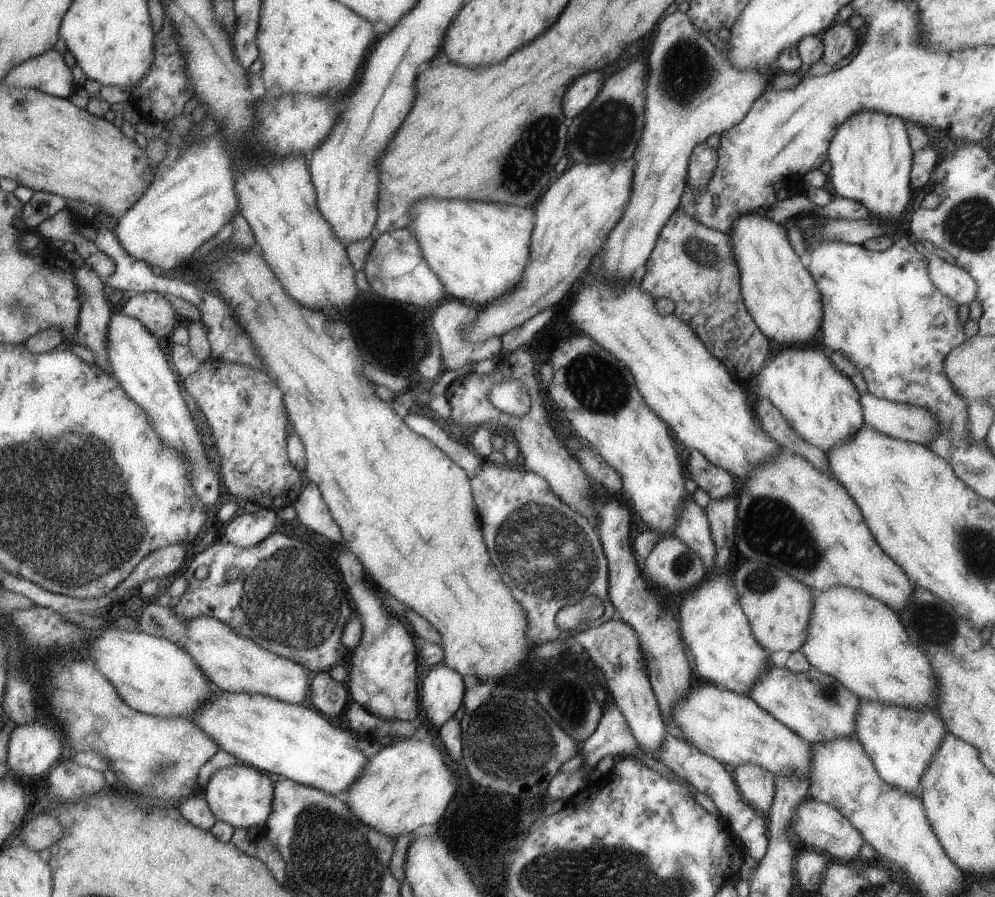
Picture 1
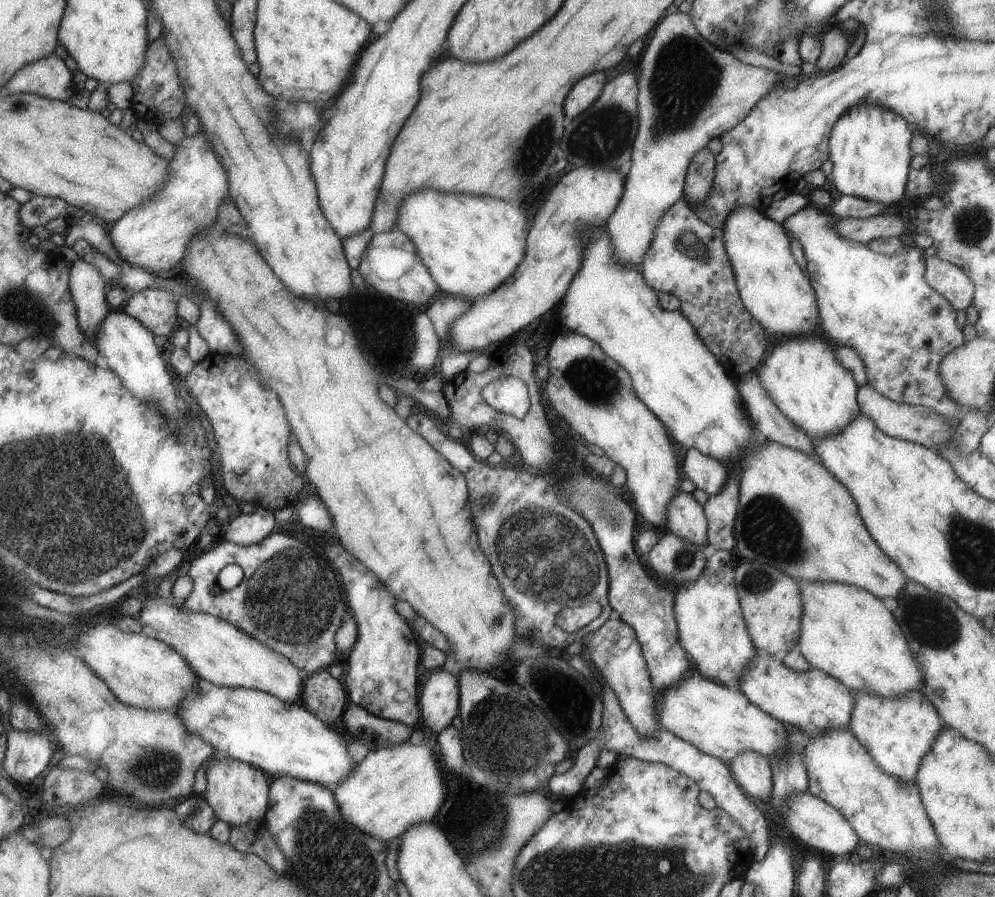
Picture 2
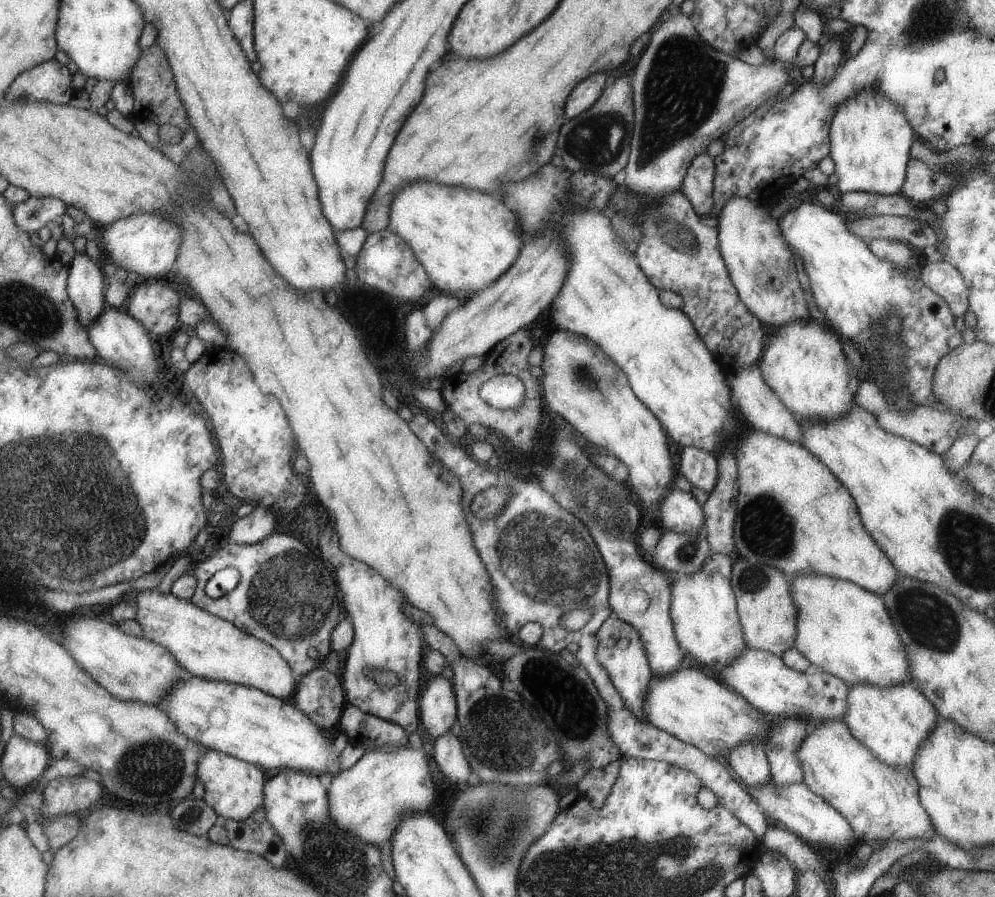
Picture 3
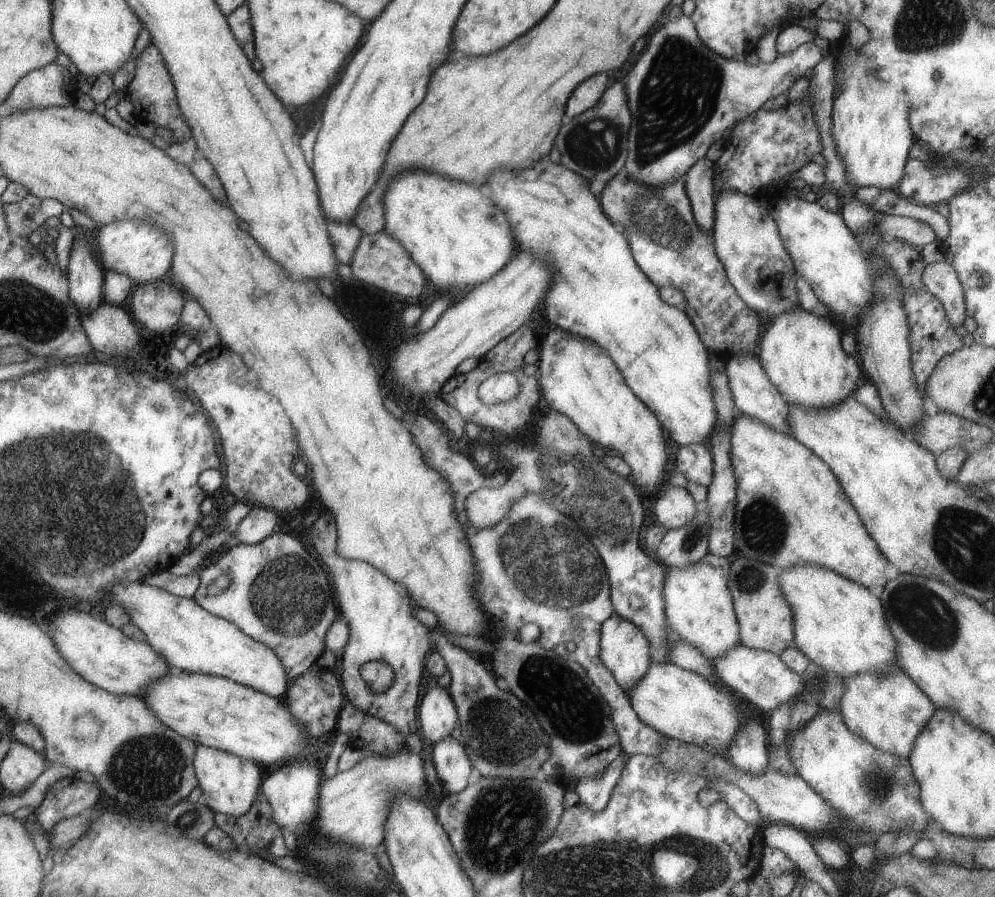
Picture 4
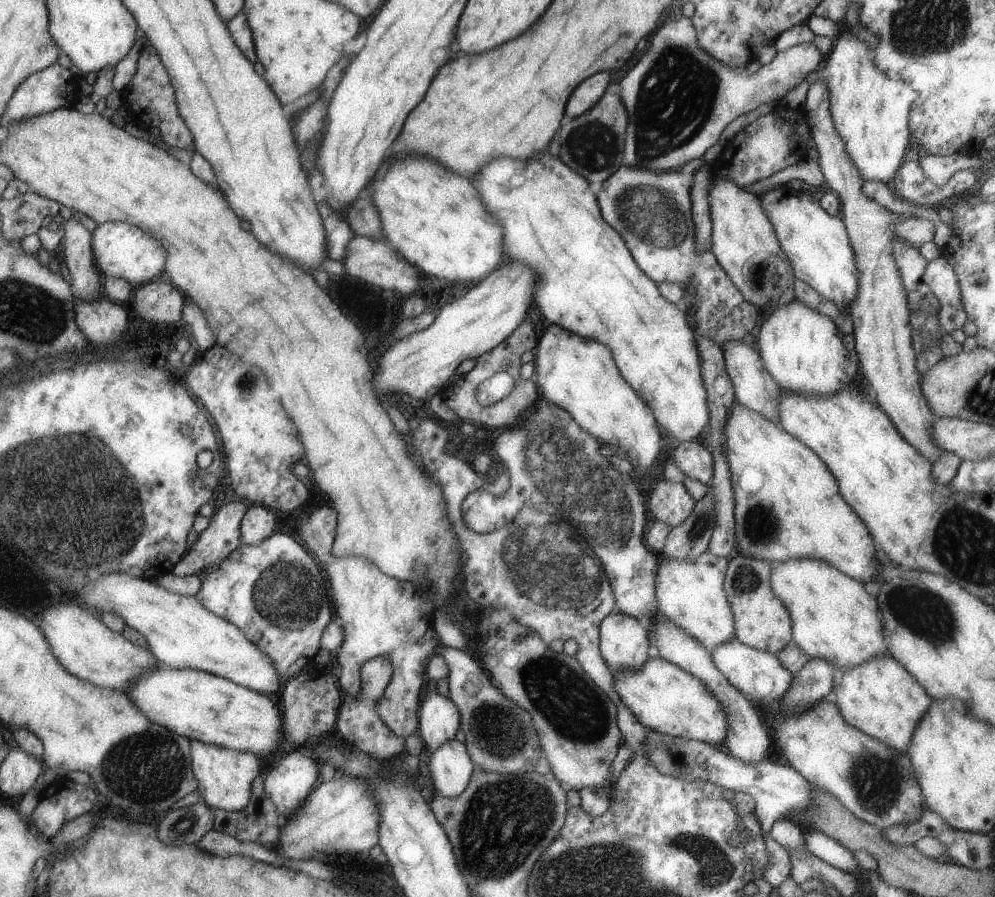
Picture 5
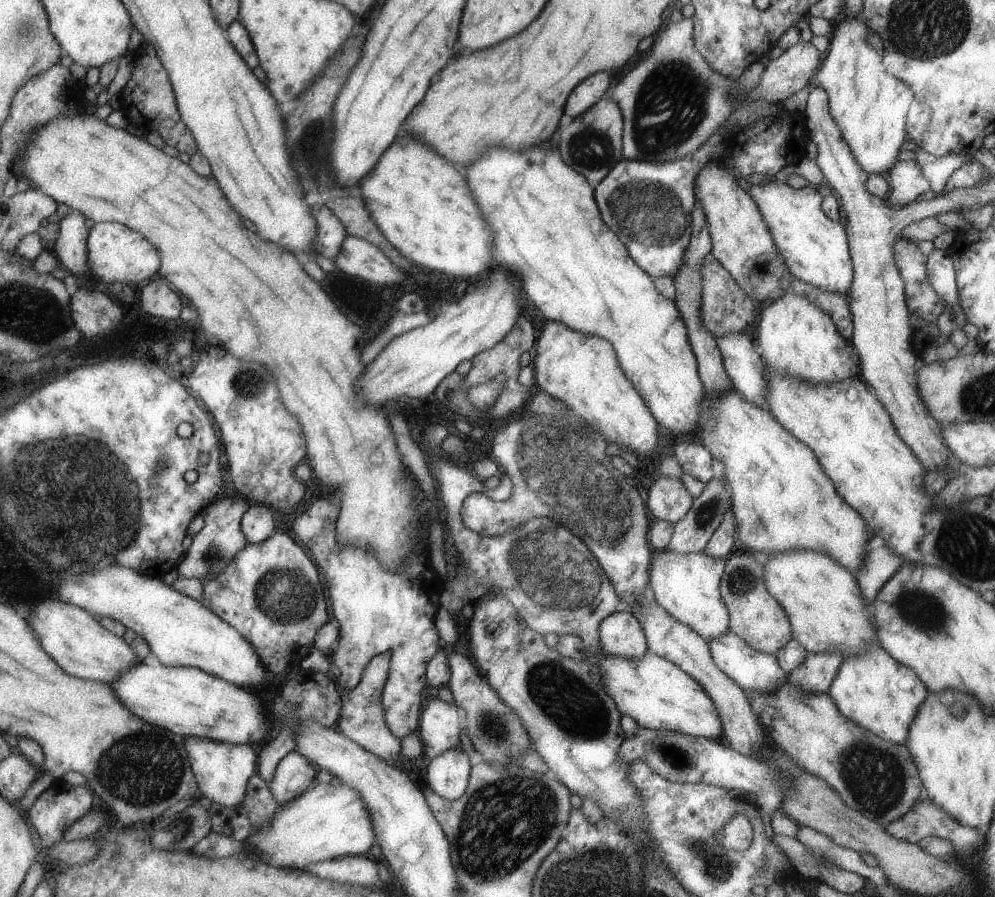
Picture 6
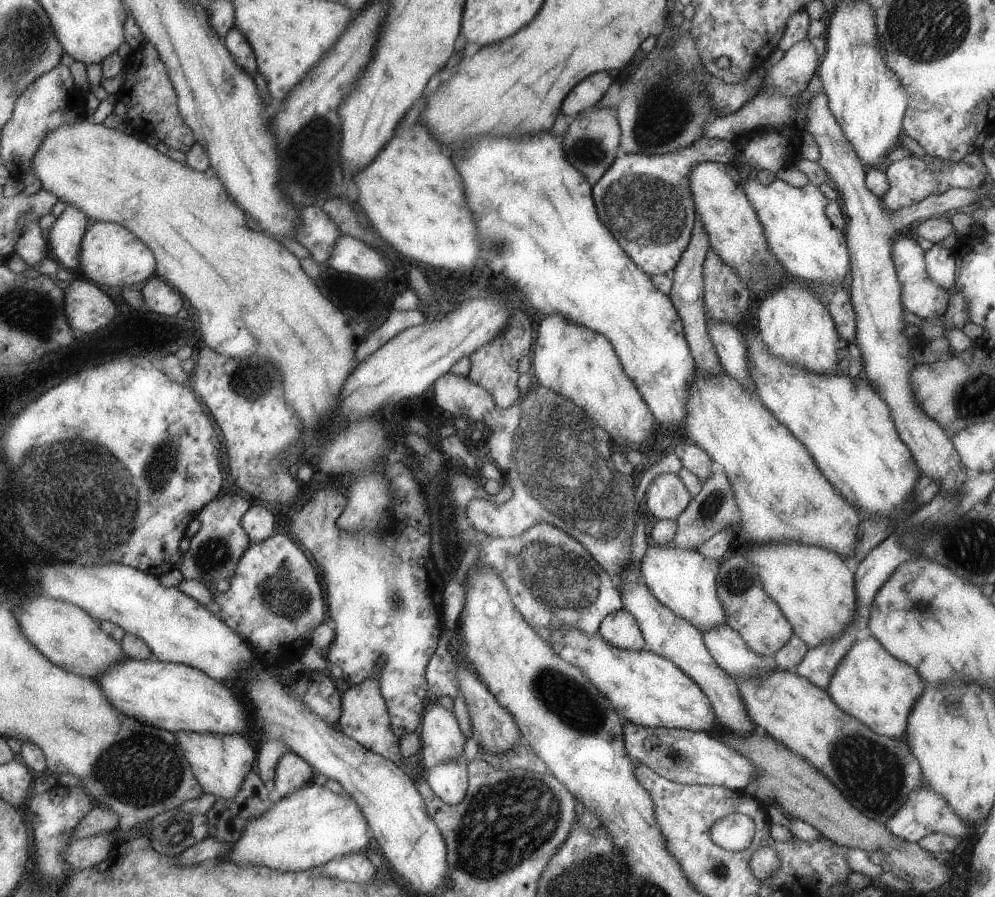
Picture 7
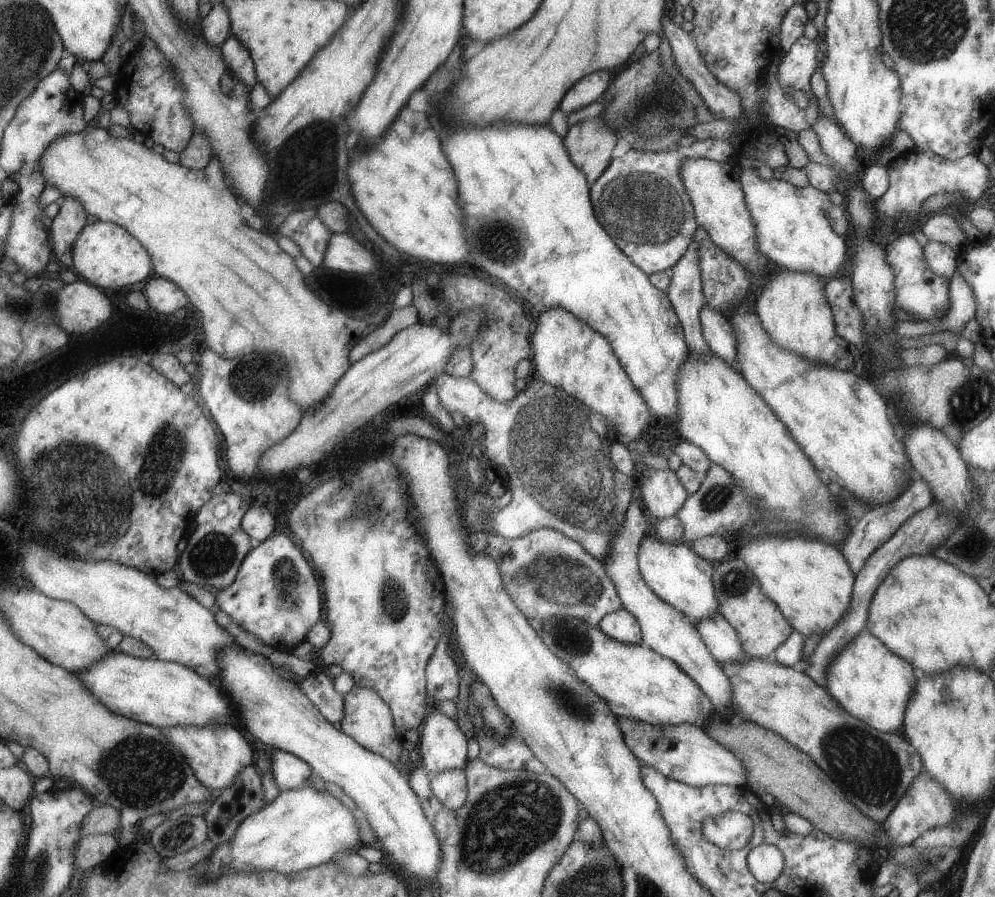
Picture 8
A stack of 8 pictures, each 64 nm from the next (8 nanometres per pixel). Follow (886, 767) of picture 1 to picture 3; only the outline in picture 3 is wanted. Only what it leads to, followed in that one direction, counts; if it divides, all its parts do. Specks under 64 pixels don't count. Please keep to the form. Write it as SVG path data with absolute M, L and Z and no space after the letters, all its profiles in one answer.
M912 680L897 686L879 688L873 684L853 684L847 690L847 708L843 722L851 736L864 744L883 764L891 768L909 768L921 742L935 728L938 712L921 694Z

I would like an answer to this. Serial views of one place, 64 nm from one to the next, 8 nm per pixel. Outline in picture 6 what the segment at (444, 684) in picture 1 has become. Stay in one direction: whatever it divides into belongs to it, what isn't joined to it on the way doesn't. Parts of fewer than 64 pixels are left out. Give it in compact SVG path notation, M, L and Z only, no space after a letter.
M435 697L421 710L416 734L423 740L425 756L431 760L445 750L460 746L460 730L455 704L447 704Z

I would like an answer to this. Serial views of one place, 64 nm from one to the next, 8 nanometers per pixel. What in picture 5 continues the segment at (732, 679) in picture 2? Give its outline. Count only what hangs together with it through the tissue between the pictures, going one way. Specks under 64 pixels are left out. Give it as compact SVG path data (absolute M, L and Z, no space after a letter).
M707 551L701 553L695 560L669 559L658 555L657 572L655 572L655 598L657 599L659 614L681 628L685 634L693 636L710 653L717 644L731 640L734 636L733 632L735 632L733 614L731 614L727 597L723 592L723 580L727 564L726 557L716 557Z

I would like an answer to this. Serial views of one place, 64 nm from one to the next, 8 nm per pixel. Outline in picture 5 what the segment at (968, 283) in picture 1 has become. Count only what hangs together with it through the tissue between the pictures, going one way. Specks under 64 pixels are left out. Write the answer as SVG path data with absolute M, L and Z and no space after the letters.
M943 253L927 263L922 280L939 300L937 320L941 330L951 334L953 330L961 329L967 322L967 317L961 306L960 288L955 271Z

